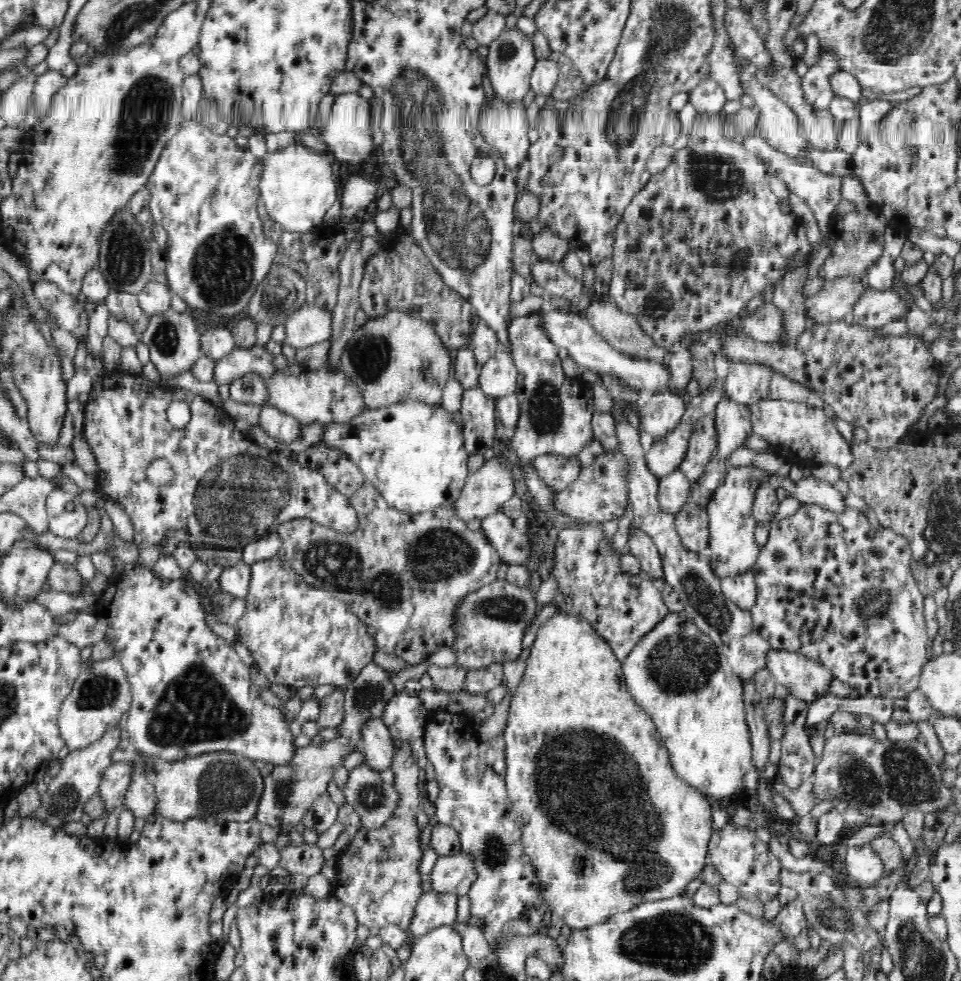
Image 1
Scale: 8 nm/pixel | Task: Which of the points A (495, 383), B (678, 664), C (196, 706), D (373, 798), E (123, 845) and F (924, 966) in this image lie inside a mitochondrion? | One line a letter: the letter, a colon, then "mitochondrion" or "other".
A: other
B: mitochondrion
C: mitochondrion
D: mitochondrion
E: other
F: mitochondrion

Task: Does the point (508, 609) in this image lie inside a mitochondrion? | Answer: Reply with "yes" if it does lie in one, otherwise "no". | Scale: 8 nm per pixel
yes

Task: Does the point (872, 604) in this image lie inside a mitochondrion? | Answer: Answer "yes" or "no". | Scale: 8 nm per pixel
yes

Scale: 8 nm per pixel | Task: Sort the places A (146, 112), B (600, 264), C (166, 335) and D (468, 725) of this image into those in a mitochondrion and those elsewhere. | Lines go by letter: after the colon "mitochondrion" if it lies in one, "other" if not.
A: mitochondrion
B: other
C: mitochondrion
D: other

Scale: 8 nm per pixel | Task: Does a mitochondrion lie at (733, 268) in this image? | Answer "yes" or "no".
yes

